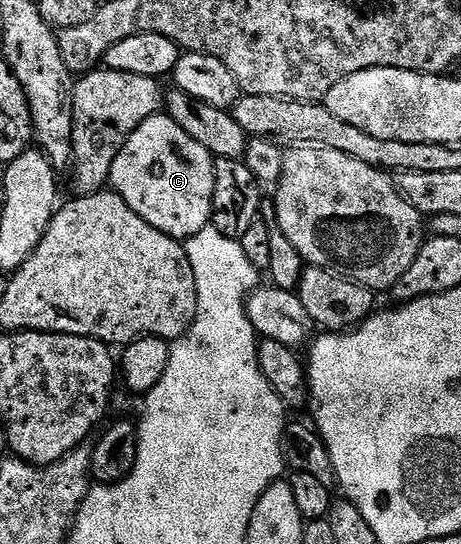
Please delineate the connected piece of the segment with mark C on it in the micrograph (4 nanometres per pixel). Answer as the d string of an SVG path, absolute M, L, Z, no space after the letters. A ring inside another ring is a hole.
M162 112L143 120L123 144L115 164L111 164L109 186L147 224L167 236L187 240L210 225L215 192L215 159L168 113Z

